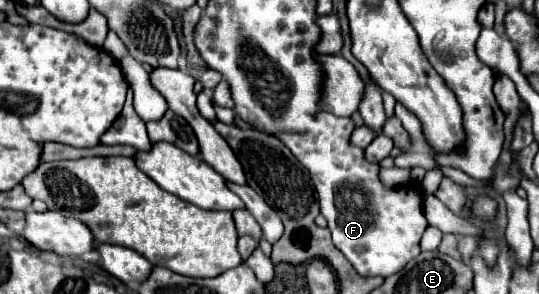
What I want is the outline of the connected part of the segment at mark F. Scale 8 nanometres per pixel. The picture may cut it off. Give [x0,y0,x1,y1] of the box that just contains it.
[276,111,428,277]

